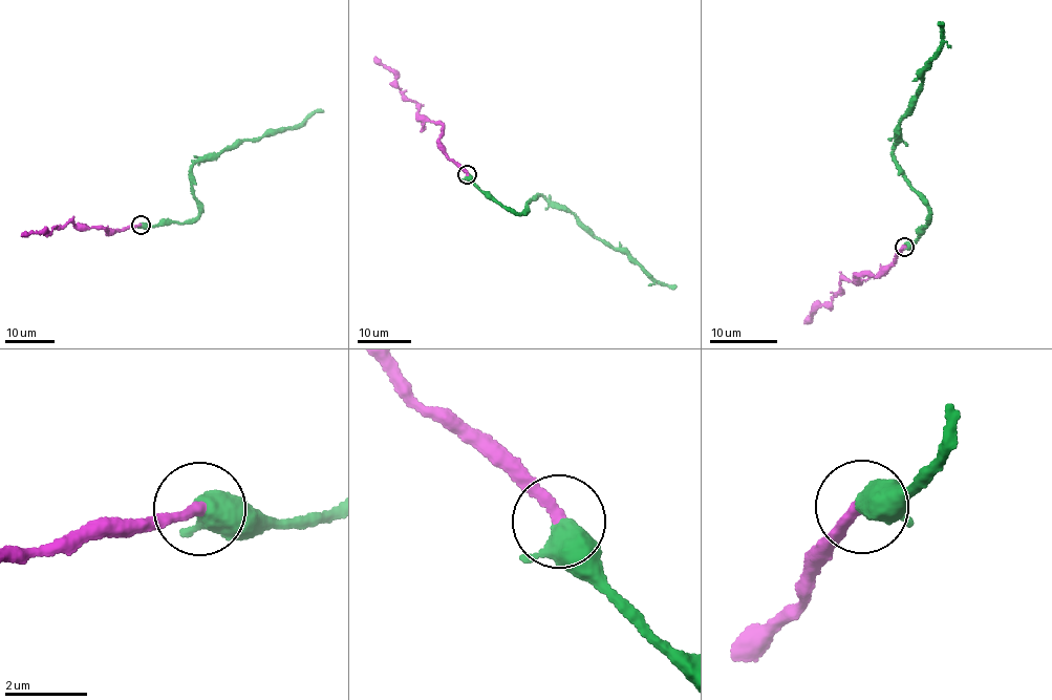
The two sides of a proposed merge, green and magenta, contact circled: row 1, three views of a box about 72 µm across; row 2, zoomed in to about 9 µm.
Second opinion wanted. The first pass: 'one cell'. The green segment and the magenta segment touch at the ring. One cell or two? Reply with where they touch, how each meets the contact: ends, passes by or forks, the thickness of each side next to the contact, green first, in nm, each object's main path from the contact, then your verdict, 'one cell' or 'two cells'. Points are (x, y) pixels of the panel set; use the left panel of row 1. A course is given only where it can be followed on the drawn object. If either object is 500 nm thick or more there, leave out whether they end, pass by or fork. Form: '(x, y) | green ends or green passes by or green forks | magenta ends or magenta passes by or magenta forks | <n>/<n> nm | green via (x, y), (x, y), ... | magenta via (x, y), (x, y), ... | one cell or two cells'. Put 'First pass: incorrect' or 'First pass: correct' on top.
First pass: correct
(141, 225) | green passes by | magenta ends | 460/300 nm | green via (141, 225), (158, 226), (197, 217), (192, 165), (243, 140), (292, 128), (323, 110) | magenta via (141, 225), (108, 234), (105, 229), (80, 228), (68, 221), (50, 231), (45, 229), (22, 235) | one cell

